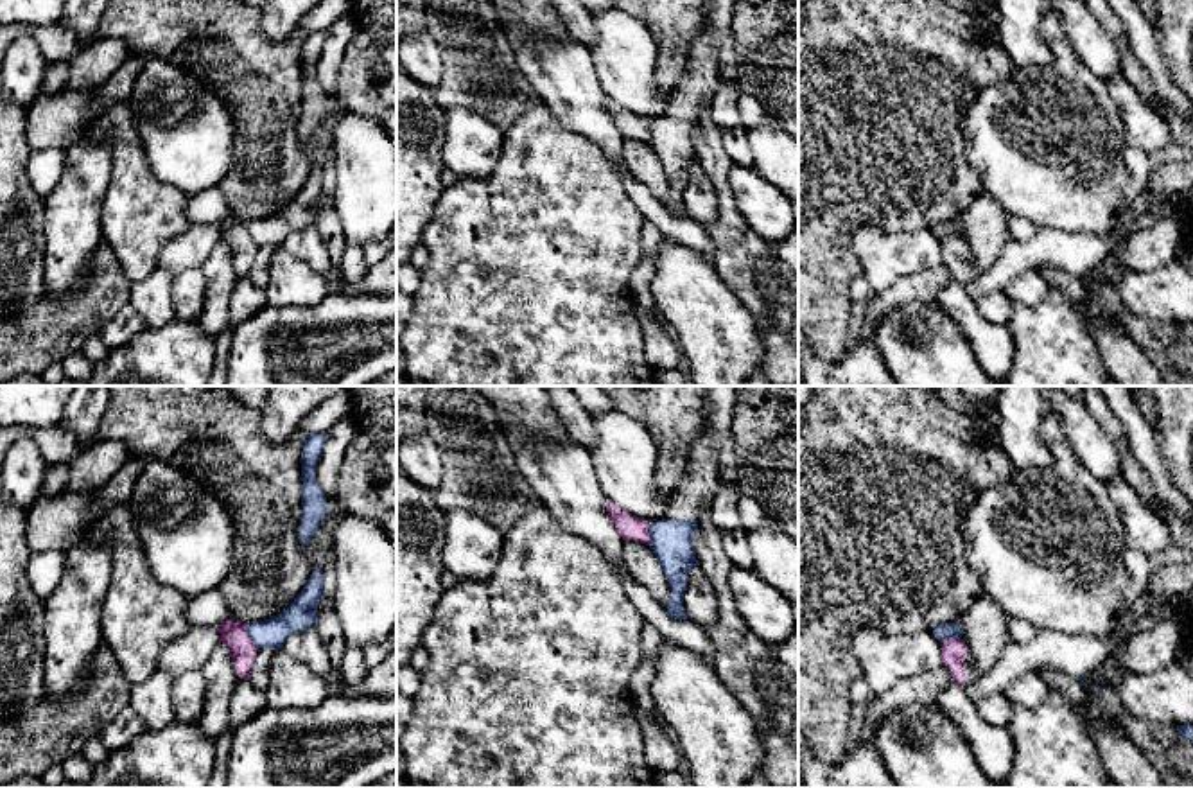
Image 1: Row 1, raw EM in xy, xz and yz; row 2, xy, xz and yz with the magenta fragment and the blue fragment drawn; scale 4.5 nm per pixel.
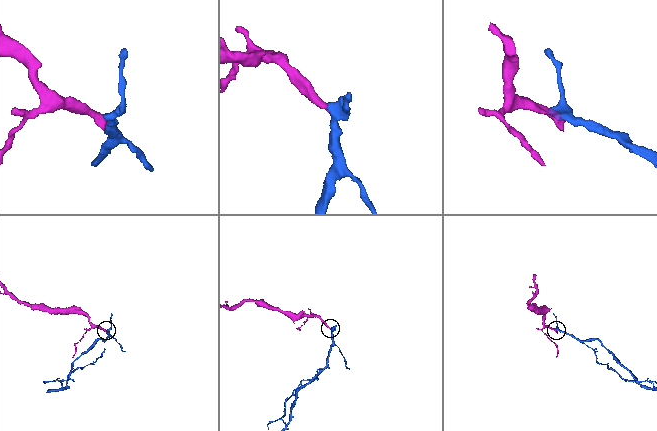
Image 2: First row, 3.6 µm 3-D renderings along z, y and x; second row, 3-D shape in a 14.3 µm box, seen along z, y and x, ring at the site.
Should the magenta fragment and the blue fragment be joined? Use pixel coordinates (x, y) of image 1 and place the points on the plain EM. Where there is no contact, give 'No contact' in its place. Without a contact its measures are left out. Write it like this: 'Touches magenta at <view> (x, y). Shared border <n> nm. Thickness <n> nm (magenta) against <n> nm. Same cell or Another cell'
Touches magenta at xy (250, 236). Shared border 130 nm. Thickness 120 nm (magenta) against 140 nm. Another cell

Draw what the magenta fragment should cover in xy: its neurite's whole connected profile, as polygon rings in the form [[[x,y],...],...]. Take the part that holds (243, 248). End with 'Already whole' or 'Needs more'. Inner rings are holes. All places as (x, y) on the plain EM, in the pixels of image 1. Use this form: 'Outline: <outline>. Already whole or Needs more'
Outline: [[[230,215],[222,219],[217,226],[221,230],[219,241],[224,241],[230,246],[230,255],[237,273],[248,278],[258,246],[248,233],[246,223]]]. Already whole

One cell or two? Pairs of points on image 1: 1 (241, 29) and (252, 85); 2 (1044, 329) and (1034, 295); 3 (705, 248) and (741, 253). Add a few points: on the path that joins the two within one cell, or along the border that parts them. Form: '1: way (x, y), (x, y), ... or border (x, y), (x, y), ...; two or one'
1: way (241, 43), (241, 67), (244, 70); one
2: border (1052, 289), (1037, 304), (1014, 302); two
3: border (705, 228), (714, 246), (714, 262); two

